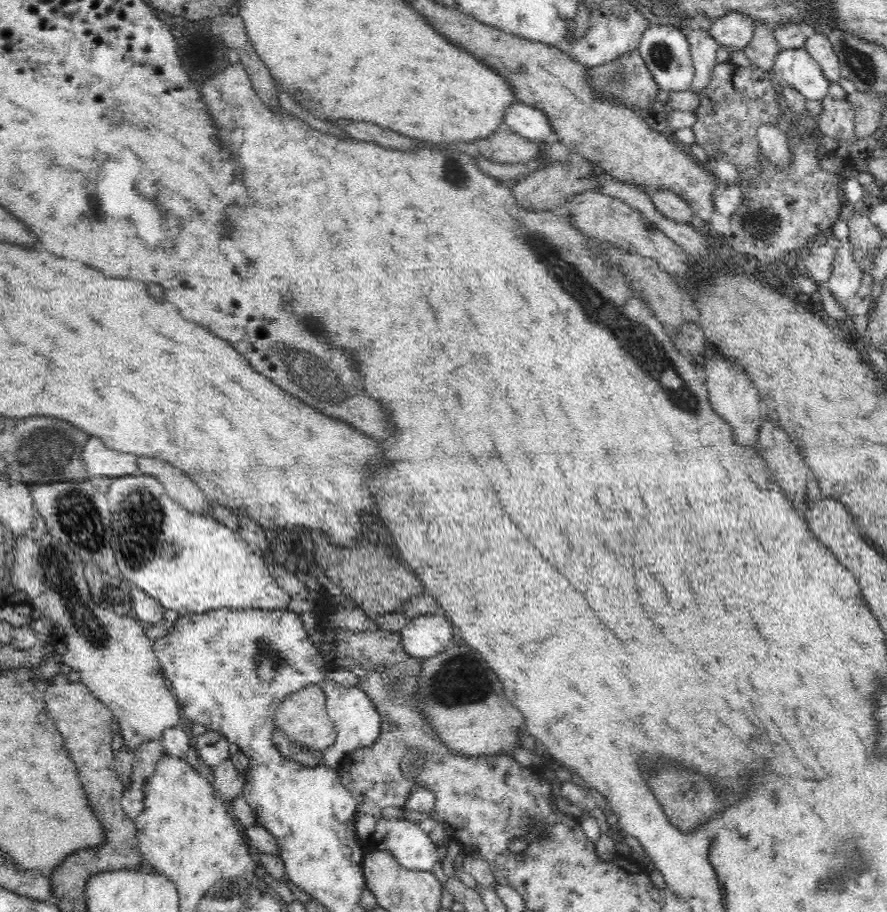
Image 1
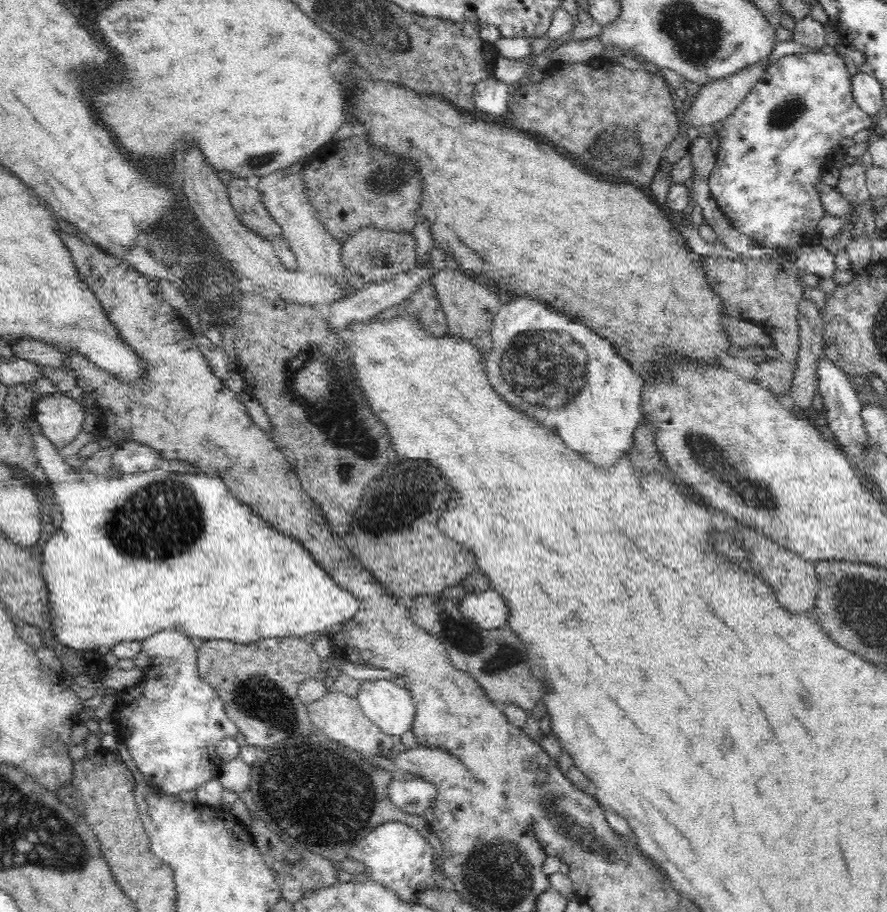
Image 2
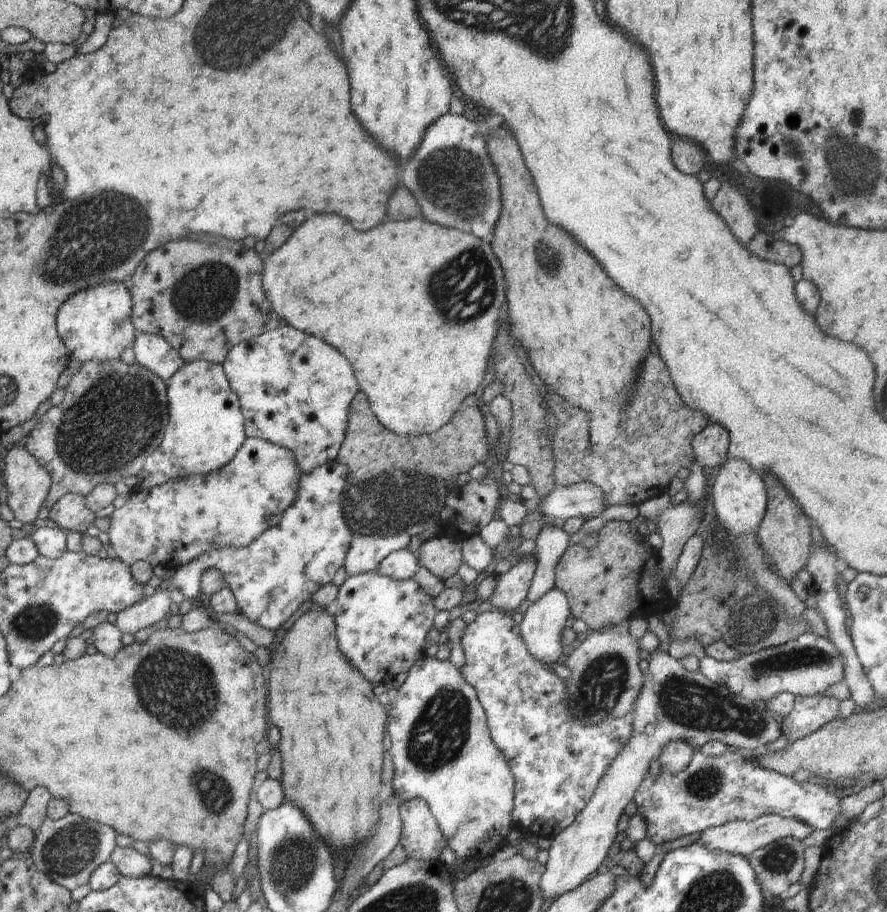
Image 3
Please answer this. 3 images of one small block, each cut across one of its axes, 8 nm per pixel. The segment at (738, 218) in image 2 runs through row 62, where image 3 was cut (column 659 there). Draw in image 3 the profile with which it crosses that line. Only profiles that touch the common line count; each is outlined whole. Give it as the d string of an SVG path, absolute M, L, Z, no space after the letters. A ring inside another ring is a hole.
M696 752L688 768L676 775L661 772L656 779L651 775L646 776L632 802L638 807L637 814L646 820L646 837L657 846L733 821L749 822L764 814L794 818L815 830L825 830L831 828L834 818L840 812L840 799L832 792L827 792L826 783L814 779L798 783L791 776L780 775L758 766L753 759L745 760L740 754L728 752L716 758Z

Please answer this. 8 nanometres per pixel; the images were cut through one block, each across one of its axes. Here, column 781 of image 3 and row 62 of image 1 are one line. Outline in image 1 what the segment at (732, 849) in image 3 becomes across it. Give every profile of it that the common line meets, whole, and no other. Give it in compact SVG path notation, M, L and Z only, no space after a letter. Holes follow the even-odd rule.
M810 31L803 48L814 58L829 82L839 82L841 79L839 56L834 51L827 36Z

